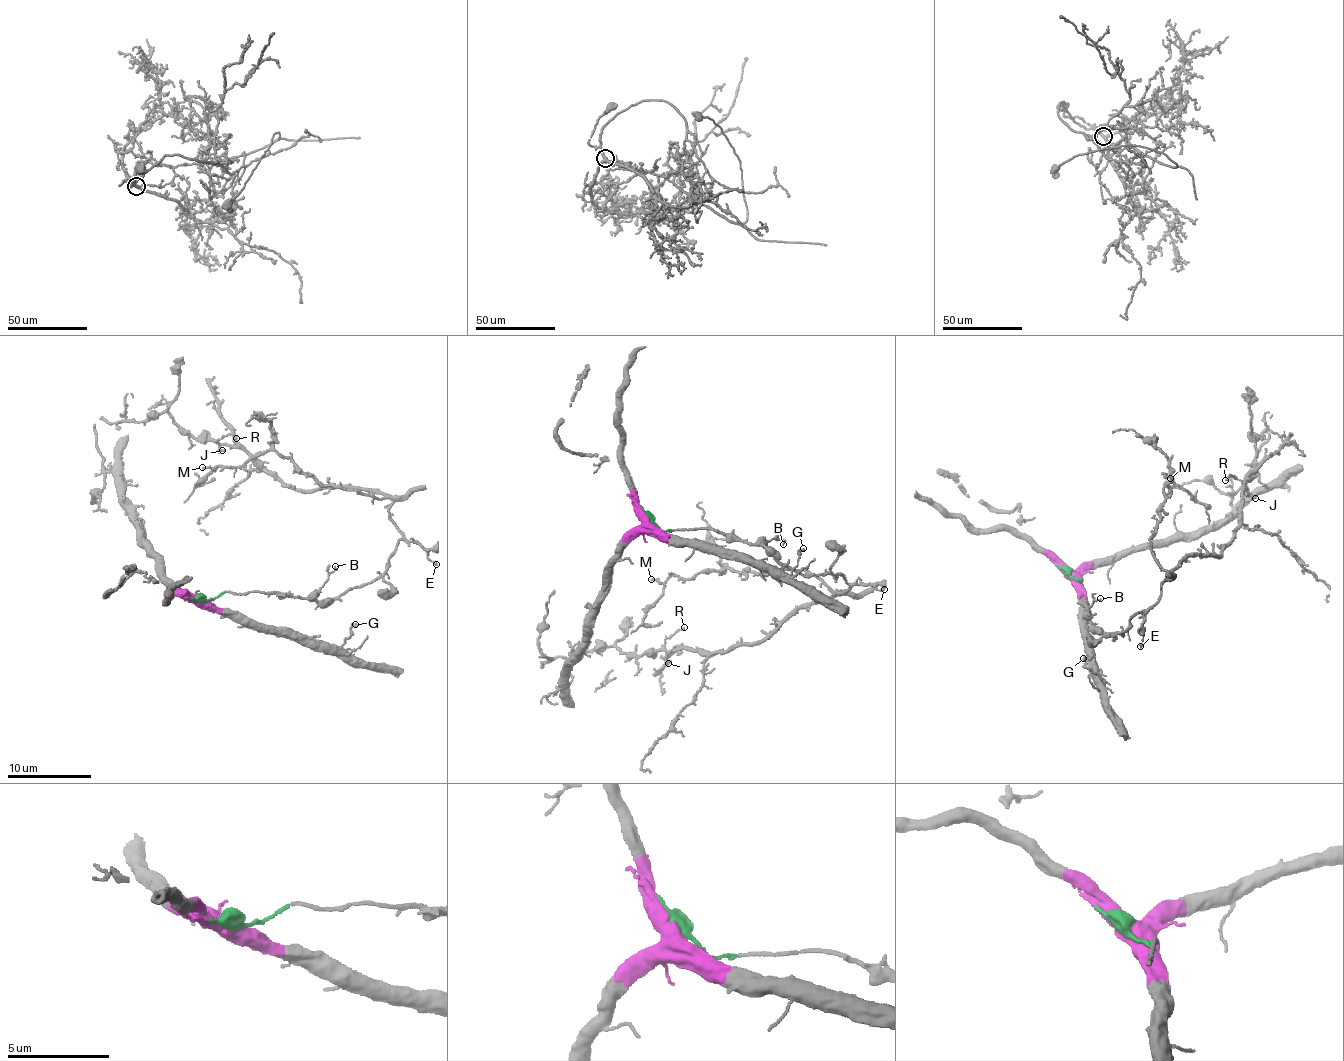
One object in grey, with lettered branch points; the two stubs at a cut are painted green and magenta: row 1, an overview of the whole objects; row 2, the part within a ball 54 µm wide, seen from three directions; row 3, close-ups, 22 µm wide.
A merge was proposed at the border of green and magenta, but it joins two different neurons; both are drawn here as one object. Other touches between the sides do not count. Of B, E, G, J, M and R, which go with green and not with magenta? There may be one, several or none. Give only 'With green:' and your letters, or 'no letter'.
With green: B, E, J, M, R

